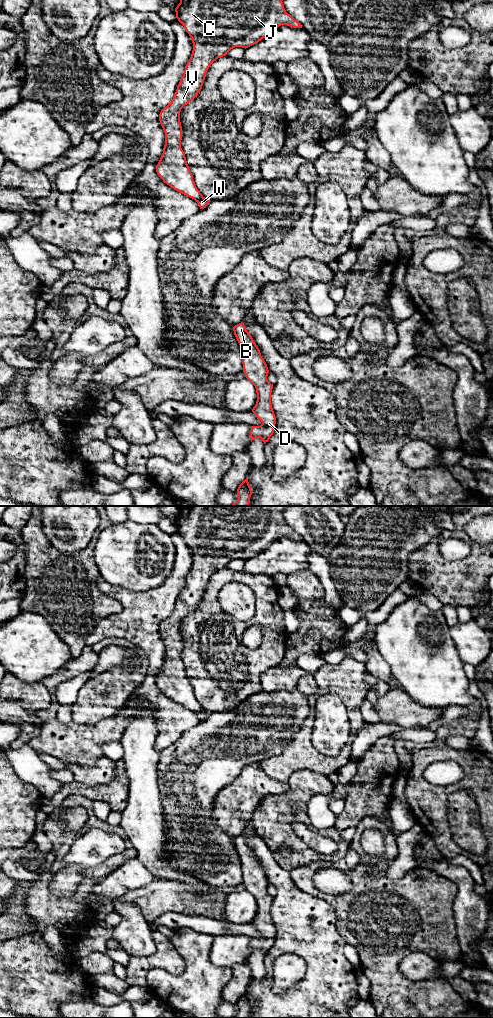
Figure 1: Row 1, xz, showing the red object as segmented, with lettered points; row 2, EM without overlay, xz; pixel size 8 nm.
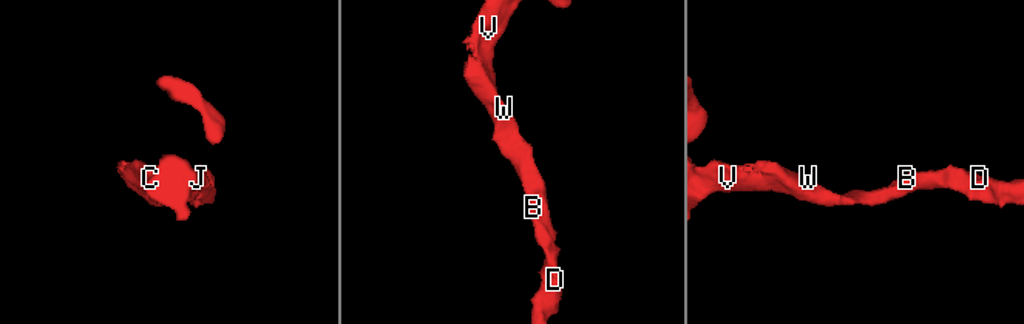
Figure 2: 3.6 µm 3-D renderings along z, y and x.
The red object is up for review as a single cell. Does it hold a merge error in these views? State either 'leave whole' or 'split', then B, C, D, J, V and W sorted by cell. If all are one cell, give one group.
leave whole; groups B C D J V W

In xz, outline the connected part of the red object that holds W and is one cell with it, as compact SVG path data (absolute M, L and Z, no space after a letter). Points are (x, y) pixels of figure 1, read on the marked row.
M180 0L175 8L176 18L192 39L193 50L185 66L183 76L171 102L161 110L159 121L165 133L165 145L156 172L164 183L174 190L194 199L200 209L206 208L209 200L197 189L193 175L181 148L181 109L197 97L202 89L210 65L235 48L248 48L281 25L302 28L301 24L288 14L283 0Z

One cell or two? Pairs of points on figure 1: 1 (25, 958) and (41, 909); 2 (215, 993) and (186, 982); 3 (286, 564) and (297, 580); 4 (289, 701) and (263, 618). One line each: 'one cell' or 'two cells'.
1: two cells
2: one cell
3: two cells
4: two cells

